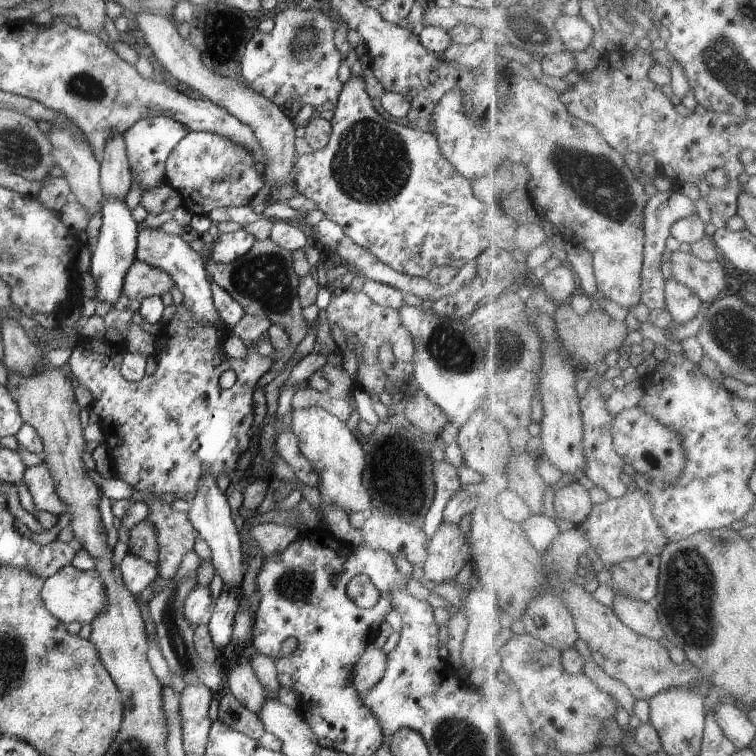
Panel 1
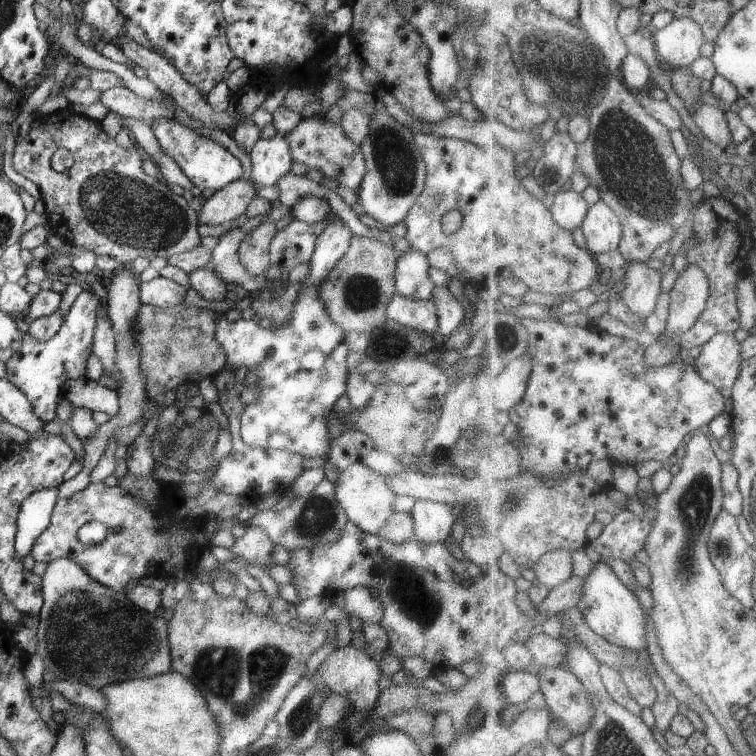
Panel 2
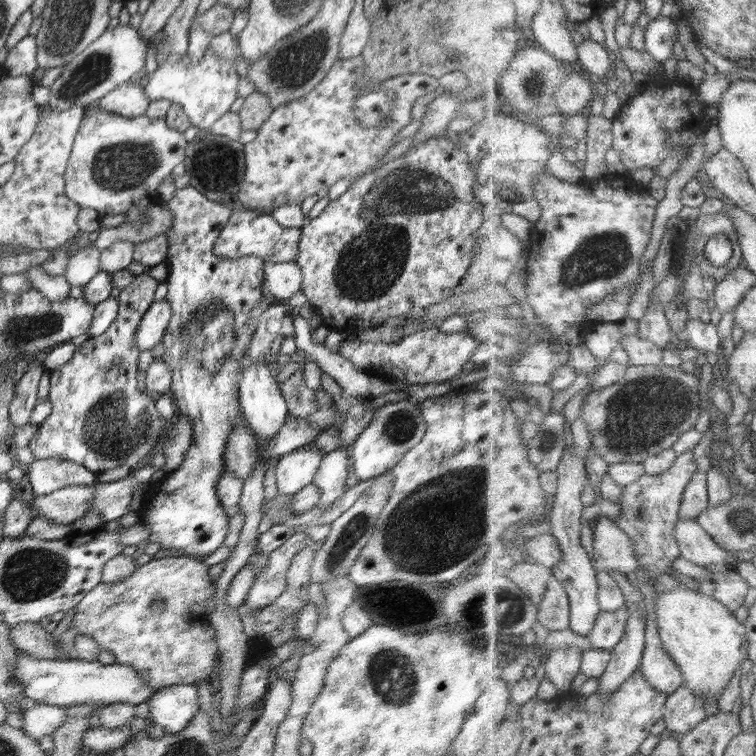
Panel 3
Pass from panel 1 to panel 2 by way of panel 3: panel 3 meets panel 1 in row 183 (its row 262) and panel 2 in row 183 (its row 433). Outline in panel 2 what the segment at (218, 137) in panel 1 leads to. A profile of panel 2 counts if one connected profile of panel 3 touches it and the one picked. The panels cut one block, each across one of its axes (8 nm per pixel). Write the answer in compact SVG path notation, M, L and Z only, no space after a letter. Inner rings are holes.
M161 119L150 126L160 149L177 163L189 181L199 189L218 191L244 177L244 166L222 144L183 126L174 119Z

